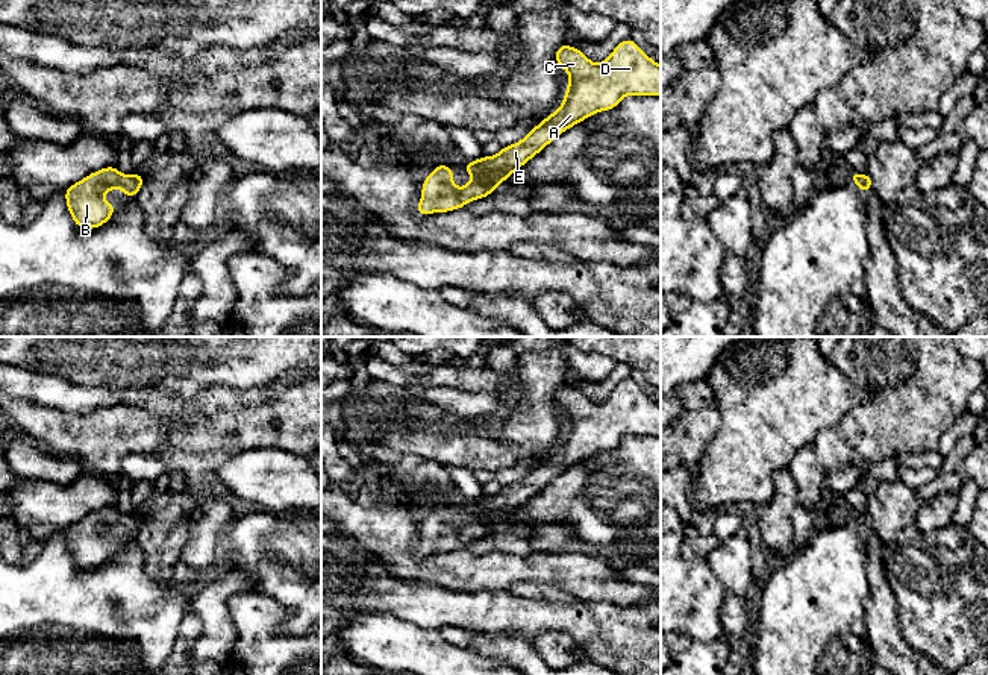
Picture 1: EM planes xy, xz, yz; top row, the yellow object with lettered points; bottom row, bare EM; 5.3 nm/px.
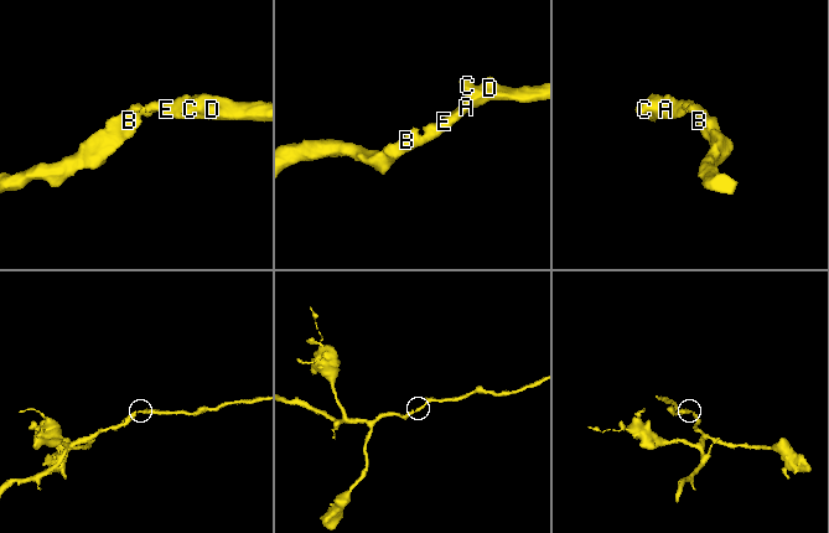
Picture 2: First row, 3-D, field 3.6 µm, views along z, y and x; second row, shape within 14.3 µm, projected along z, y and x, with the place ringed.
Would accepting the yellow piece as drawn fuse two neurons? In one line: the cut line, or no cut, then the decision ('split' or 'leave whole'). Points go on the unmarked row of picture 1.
no cut; leave whole

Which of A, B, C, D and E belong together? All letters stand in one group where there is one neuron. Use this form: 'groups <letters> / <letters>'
groups A B C D E

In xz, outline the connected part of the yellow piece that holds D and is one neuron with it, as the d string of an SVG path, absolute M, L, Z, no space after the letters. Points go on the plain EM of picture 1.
M630 378L617 384L602 403L567 384L556 390L555 399L570 414L562 444L521 481L464 505L474 519L461 529L453 522L450 505L435 507L421 523L418 554L449 552L488 537L558 475L600 451L614 449L624 435L661 435L661 405Z

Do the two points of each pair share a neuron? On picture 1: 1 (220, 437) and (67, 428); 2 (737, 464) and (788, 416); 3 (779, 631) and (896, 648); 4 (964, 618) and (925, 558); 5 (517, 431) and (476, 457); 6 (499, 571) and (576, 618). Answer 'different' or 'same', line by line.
1: same
2: same
3: different
4: same
5: different
6: different

